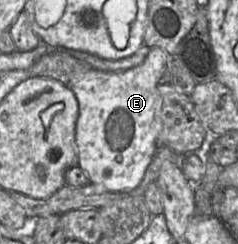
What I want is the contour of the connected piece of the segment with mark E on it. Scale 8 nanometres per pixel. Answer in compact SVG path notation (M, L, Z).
M152 47L142 64L122 72L90 69L80 79L74 79L68 86L74 93L79 108L75 127L75 144L78 153L78 167L89 178L89 183L103 187L110 192L130 192L143 179L145 171L159 147L161 132L162 98L158 92L158 80L169 63L170 56L159 47Z

